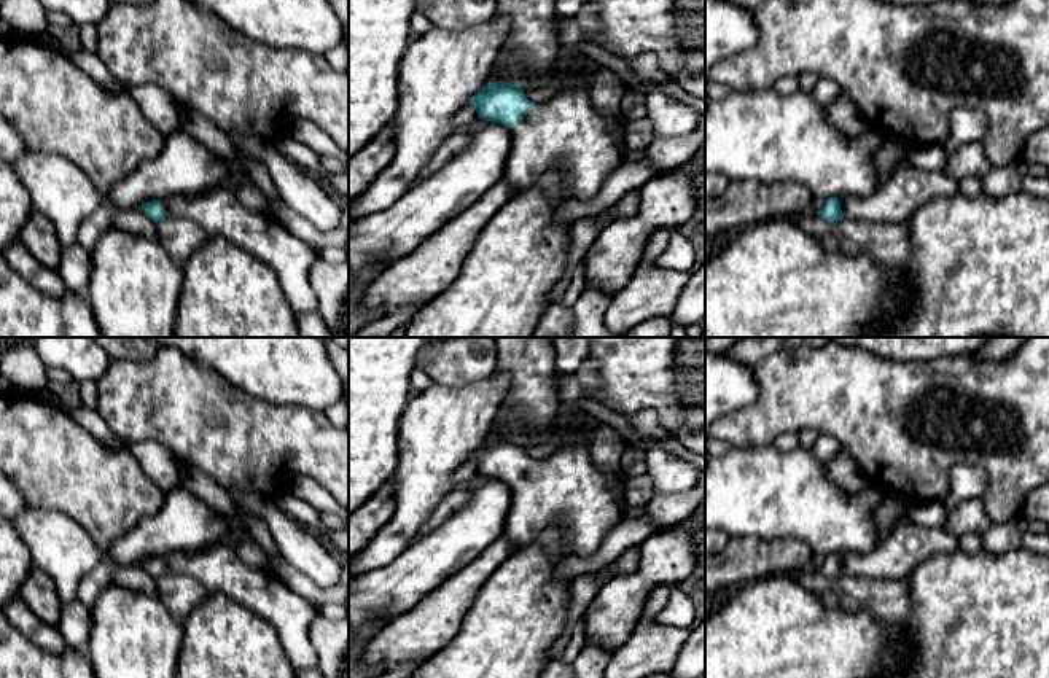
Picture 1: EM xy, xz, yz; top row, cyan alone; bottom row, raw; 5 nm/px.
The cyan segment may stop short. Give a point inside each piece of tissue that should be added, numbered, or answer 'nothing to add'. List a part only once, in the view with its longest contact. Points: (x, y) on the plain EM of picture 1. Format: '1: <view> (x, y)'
1: xz (567, 490)

